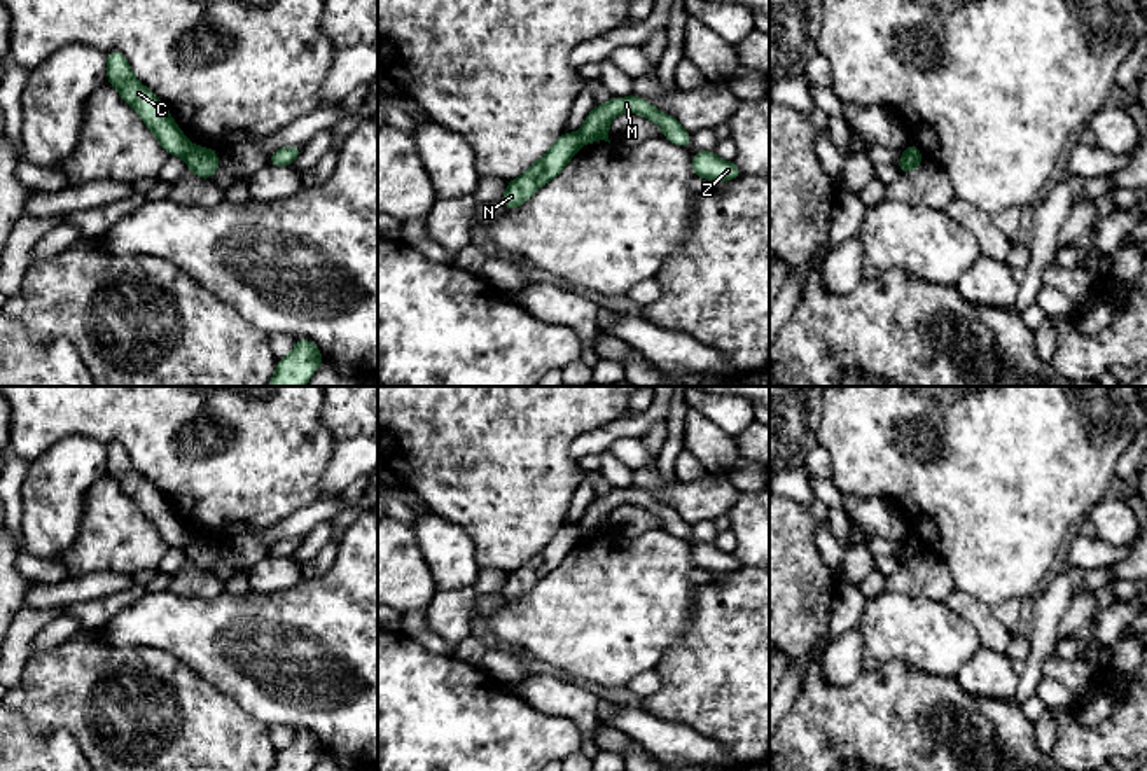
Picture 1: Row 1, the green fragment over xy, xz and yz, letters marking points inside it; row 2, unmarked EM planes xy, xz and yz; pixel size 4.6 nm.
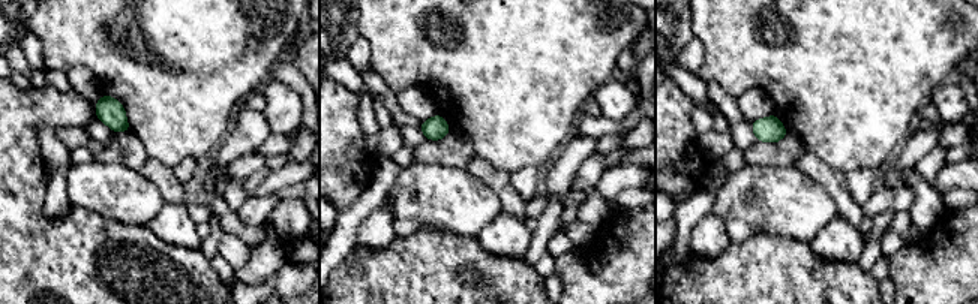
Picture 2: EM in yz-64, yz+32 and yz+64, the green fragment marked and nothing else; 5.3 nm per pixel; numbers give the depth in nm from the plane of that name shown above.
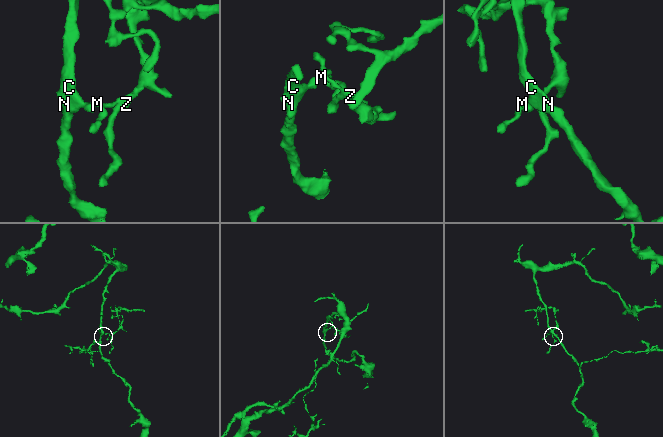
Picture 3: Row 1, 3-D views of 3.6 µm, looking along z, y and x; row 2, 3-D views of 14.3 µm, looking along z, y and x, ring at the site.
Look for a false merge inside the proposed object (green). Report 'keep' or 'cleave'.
cleave

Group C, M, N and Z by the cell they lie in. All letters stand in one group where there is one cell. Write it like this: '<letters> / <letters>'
C N / M Z

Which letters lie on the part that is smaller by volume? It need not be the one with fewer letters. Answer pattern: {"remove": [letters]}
{"remove": ["M", "Z"]}

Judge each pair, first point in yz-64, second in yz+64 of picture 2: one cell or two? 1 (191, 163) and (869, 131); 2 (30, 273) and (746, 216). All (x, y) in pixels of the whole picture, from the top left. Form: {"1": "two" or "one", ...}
{"1": "two", "2": "two"}

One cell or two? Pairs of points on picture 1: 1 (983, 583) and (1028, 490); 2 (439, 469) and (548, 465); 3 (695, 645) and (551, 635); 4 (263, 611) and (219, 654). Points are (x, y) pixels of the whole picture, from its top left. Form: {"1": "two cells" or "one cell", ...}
{"1": "one cell", "2": "one cell", "3": "two cells", "4": "one cell"}

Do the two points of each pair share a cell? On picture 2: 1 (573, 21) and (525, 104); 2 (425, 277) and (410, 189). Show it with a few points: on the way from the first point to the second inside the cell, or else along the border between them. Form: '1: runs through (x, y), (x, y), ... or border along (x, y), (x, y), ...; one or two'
1: runs through (552, 42), (525, 69), (525, 83); one
2: border along (452, 232), (422, 225), (414, 232), (396, 237); two

